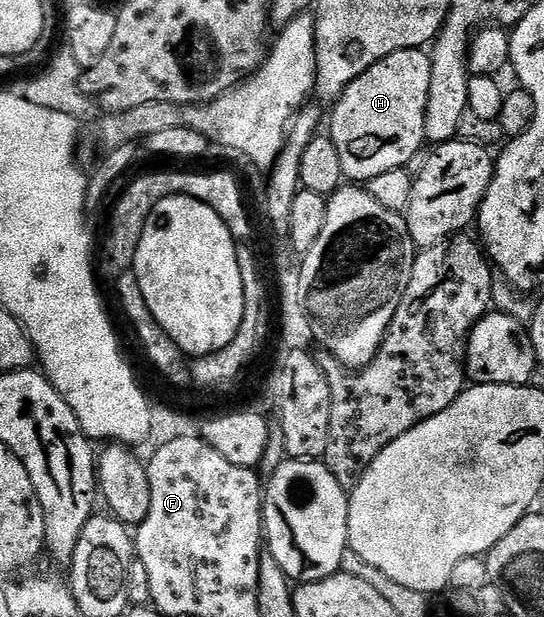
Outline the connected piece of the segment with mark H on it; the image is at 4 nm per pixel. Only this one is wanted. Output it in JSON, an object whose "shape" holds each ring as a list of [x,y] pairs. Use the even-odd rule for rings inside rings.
{"shape":[[[424,49],[394,51],[358,75],[335,102],[330,136],[349,182],[367,183],[374,175],[411,166],[420,148],[425,148],[431,66],[431,56]]]}

